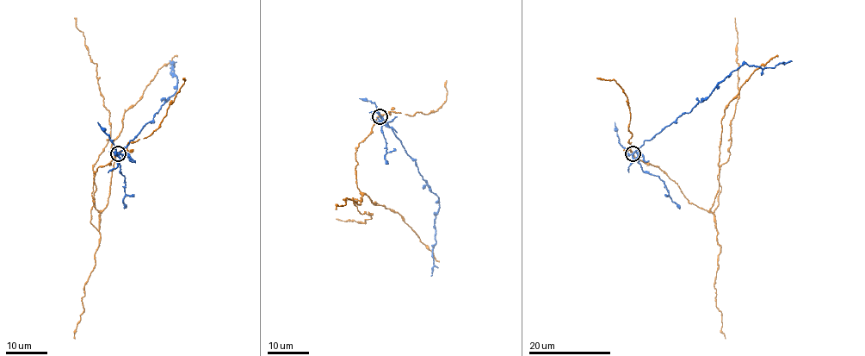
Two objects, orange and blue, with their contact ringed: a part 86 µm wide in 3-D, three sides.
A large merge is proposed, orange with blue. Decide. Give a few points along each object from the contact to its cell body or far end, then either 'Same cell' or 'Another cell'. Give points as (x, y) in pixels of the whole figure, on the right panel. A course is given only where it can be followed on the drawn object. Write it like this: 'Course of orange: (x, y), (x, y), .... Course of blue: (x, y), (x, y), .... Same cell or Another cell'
Course of orange: (633, 153), (657, 165), (689, 202), (709, 210), (716, 229), (717, 175), (728, 159), (738, 90), (734, 18). Course of blue: (633, 154), (645, 140), (651, 140), (706, 99), (732, 71), (744, 63), (766, 68), (792, 61). Another cell

